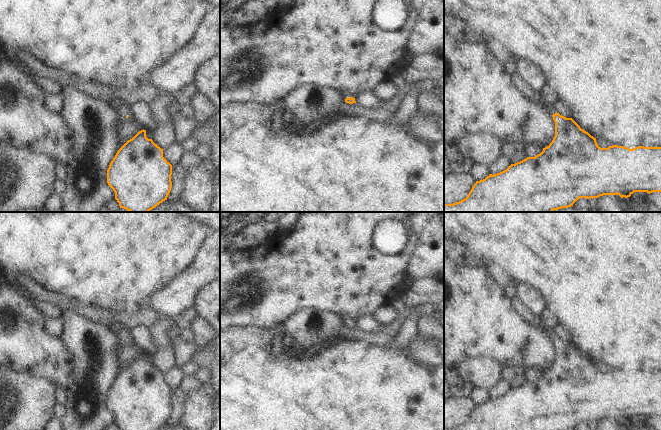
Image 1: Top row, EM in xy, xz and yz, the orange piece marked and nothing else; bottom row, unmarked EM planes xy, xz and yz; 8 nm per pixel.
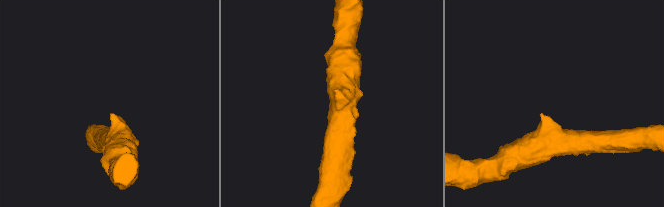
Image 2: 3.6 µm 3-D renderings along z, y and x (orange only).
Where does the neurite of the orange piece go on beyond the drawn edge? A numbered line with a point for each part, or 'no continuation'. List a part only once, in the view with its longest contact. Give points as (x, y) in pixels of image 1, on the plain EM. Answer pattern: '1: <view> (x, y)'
1: xz (345, 318)

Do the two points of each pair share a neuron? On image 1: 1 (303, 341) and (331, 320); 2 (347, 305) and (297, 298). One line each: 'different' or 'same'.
1: same
2: same

